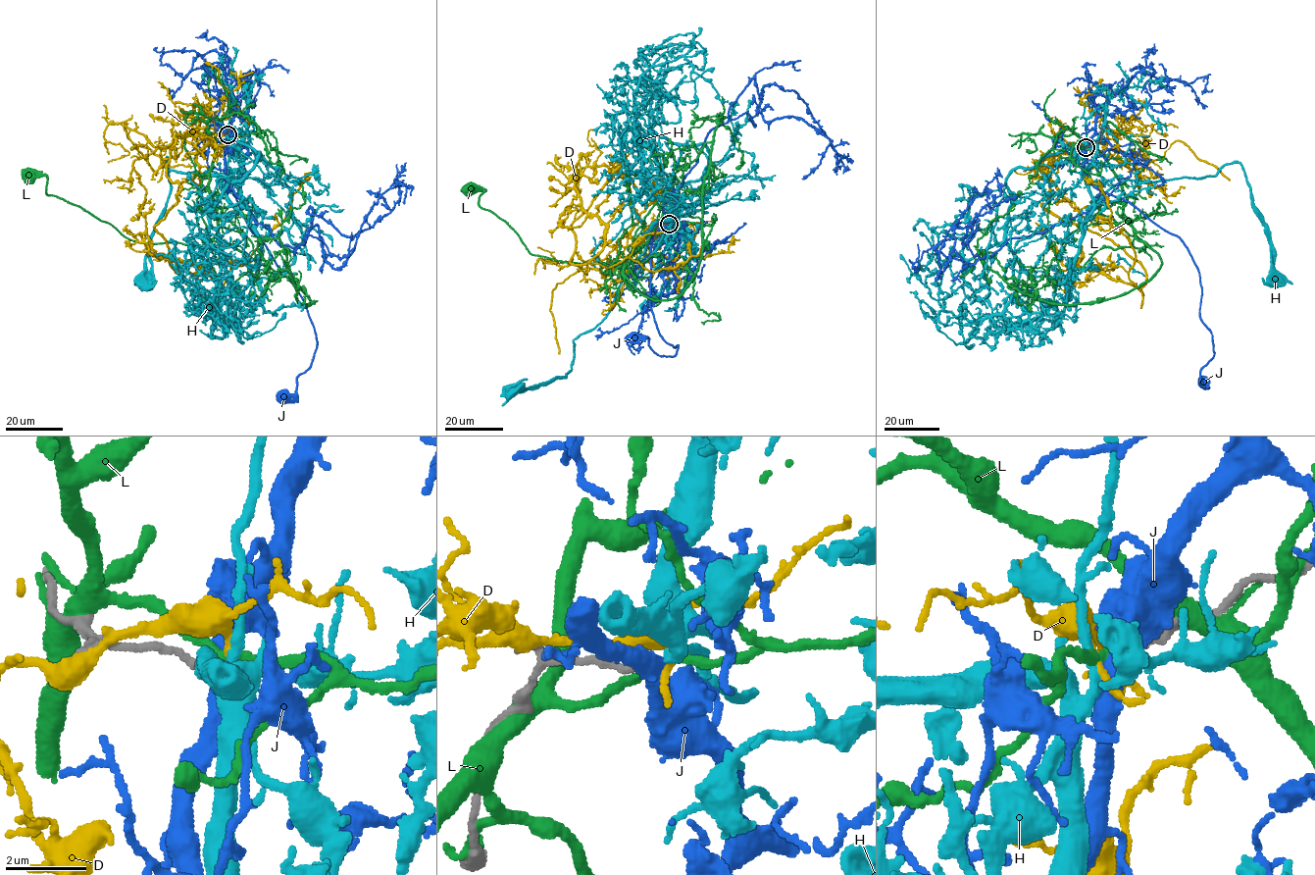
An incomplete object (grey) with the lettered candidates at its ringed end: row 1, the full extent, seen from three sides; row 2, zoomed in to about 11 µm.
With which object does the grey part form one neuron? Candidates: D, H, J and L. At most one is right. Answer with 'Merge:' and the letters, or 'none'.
Merge: none

